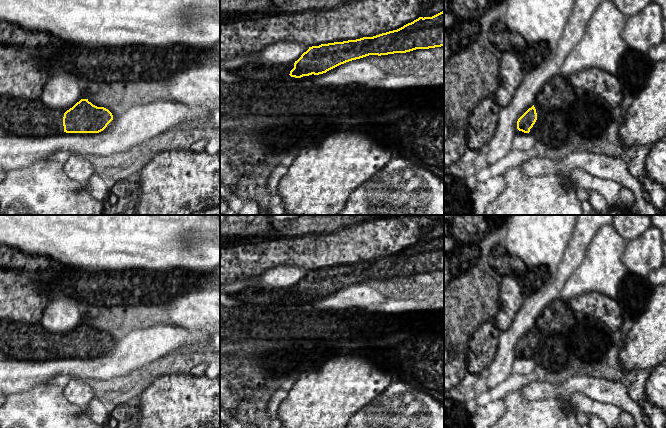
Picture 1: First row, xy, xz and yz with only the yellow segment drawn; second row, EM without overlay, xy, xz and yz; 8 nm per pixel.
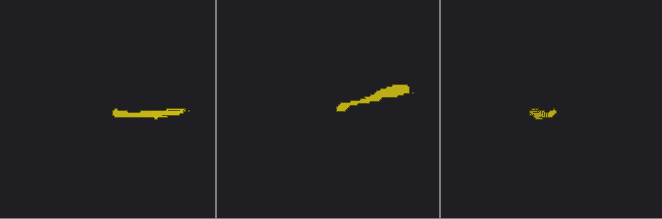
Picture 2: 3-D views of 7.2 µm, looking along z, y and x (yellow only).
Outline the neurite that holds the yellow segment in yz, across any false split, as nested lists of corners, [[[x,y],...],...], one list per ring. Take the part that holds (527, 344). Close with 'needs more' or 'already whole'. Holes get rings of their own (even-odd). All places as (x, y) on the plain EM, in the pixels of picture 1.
[[[534,329],[529,332],[517,345],[517,353],[529,357],[537,344],[537,337]]]; already whole

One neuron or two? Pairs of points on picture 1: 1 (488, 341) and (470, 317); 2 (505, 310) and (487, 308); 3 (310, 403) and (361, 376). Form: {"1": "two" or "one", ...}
{"1": "two", "2": "two", "3": "one"}

